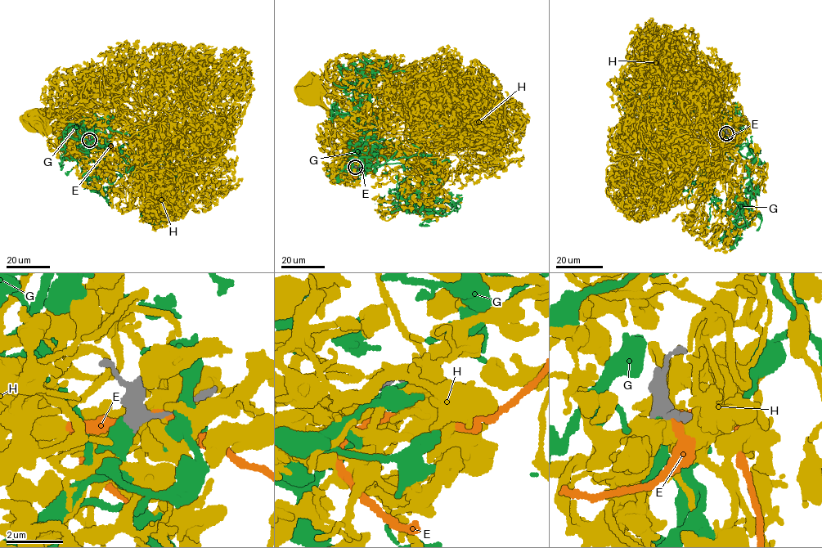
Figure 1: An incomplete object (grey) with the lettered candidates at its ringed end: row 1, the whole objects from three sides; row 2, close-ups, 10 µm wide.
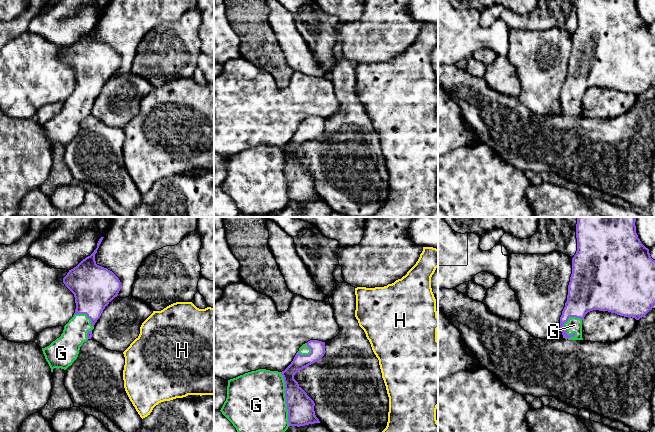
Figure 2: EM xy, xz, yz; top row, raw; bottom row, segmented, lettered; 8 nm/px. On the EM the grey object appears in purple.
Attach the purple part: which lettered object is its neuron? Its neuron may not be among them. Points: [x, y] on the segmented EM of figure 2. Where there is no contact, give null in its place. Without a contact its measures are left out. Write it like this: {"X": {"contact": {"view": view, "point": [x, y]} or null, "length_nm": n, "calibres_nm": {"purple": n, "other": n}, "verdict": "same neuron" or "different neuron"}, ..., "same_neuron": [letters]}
{"E": {"contact": null, "verdict": "different neuron"}, "G": {"contact": {"view": "xz", "point": [286, 399]}, "length_nm": 440, "calibres_nm": {"purple": 220, "other": 480}, "verdict": "same neuron"}, "H": {"contact": null, "verdict": "different neuron"}, "same_neuron": ["G"]}

